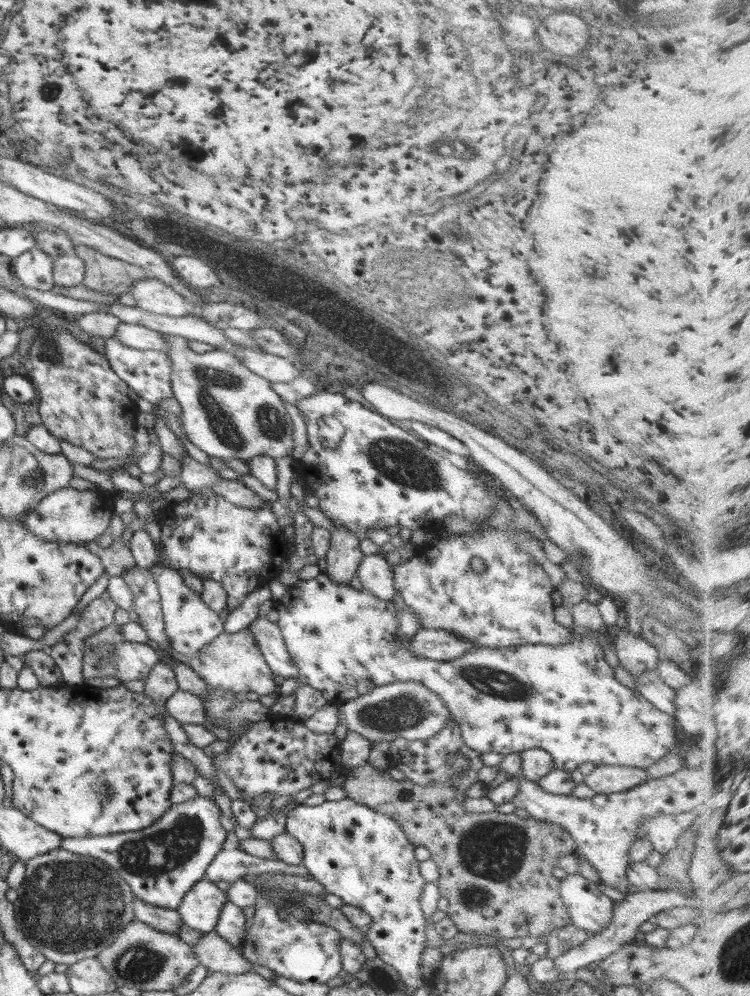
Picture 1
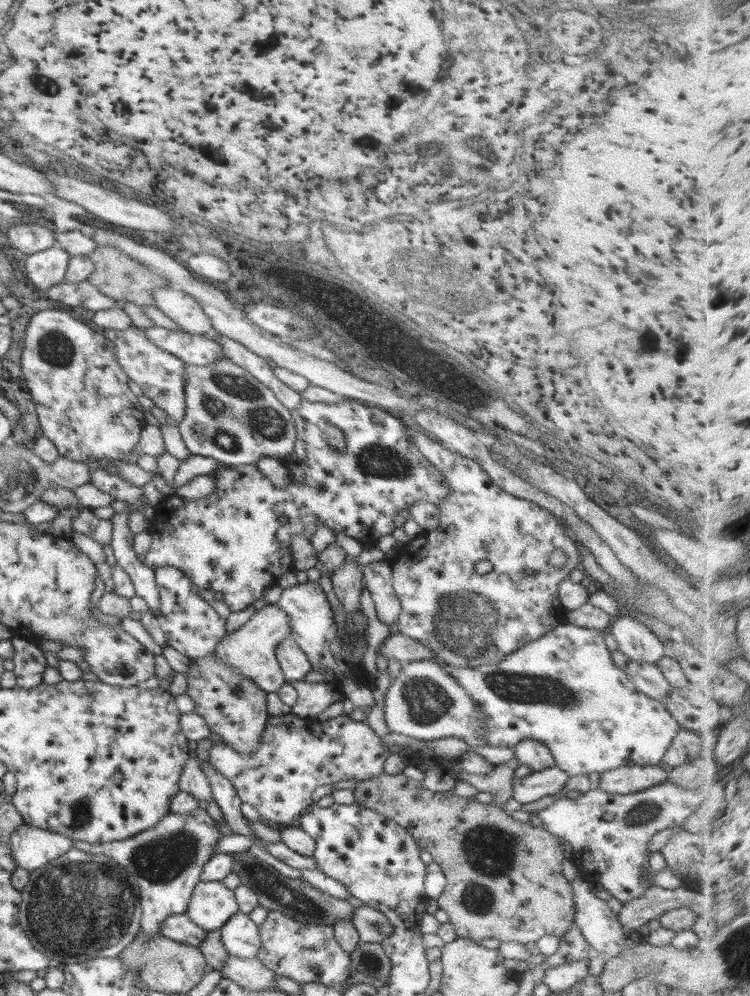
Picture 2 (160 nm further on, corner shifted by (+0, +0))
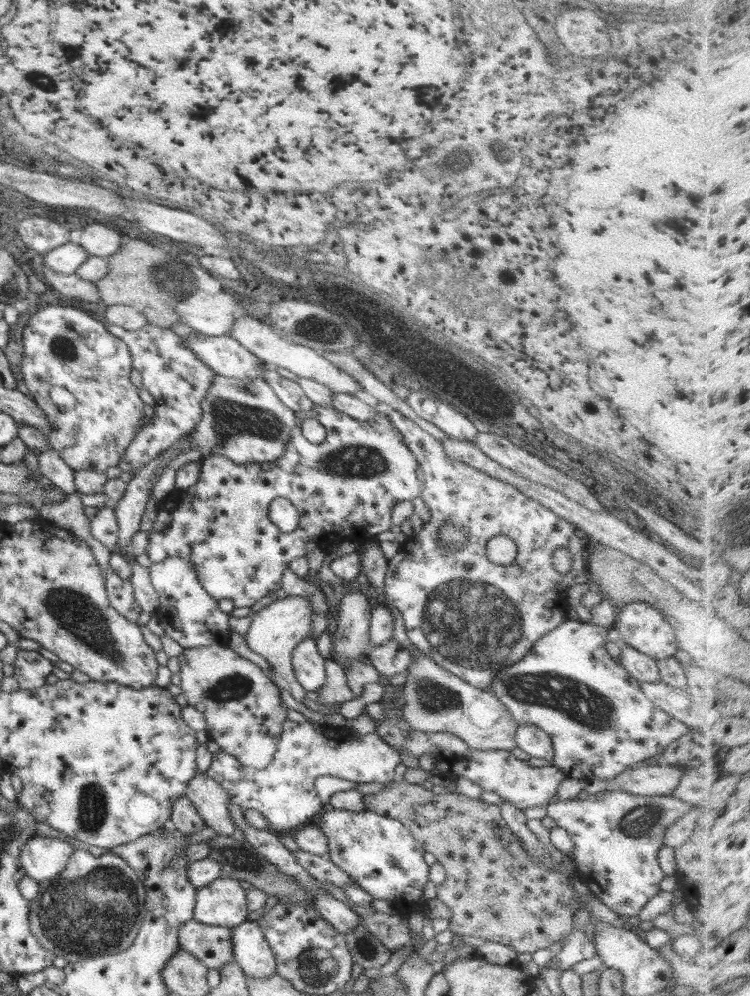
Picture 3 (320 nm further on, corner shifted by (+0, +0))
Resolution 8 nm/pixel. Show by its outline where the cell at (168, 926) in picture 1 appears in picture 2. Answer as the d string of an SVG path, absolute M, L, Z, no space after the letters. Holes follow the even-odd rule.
M171 914L161 924L161 934L176 942L199 948L209 932L201 929L190 917L184 914Z

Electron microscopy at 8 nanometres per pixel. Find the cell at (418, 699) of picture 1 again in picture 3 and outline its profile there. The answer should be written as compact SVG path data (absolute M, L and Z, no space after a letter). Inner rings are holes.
M414 651L414 655L416 662L408 668L410 675L406 683L399 686L400 696L404 699L402 717L412 730L450 732L472 750L511 751L516 747L516 724L490 691L480 690L458 678L420 651Z

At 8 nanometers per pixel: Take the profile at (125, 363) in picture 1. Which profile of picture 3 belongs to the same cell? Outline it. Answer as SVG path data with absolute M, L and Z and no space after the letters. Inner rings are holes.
M103 320L106 328L128 346L132 368L142 376L143 386L154 397L154 413L150 422L130 441L124 456L117 464L124 472L145 465L159 454L174 446L180 438L192 432L201 419L201 402L212 387L214 372L186 345L172 329L146 323L140 330L126 330Z

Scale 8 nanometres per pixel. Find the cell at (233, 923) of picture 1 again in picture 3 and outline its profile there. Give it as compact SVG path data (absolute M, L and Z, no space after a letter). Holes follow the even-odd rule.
M247 919L230 930L235 961L248 977L266 979L277 973L274 953L255 921Z

